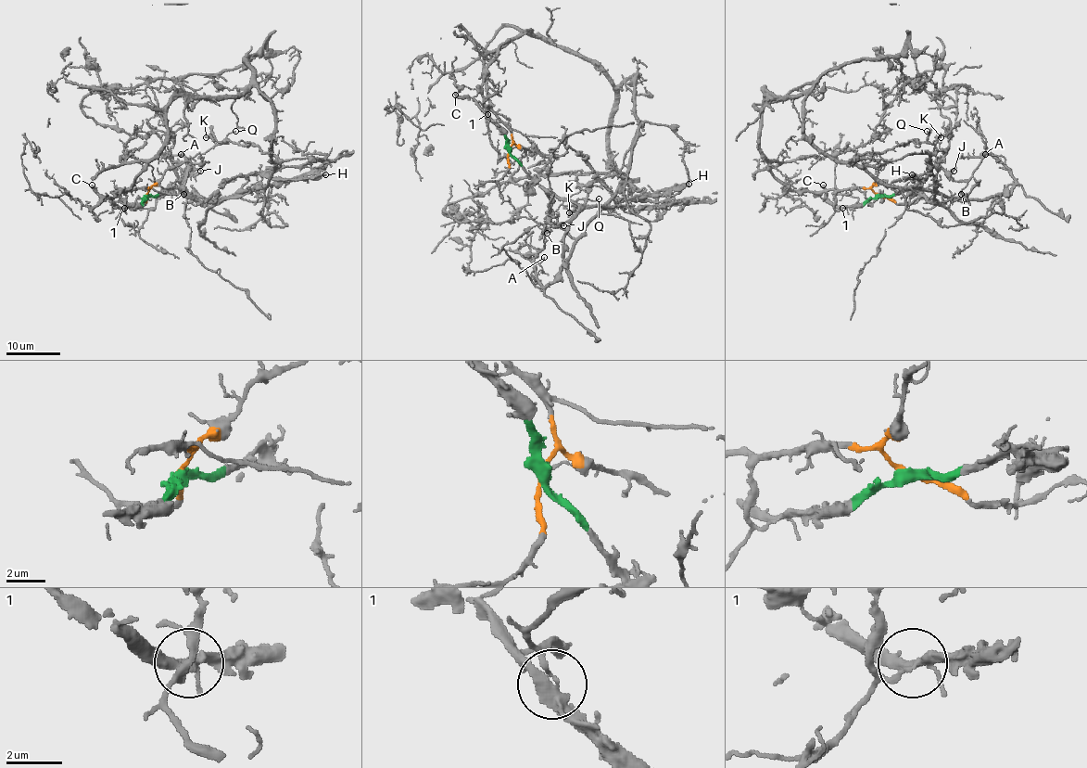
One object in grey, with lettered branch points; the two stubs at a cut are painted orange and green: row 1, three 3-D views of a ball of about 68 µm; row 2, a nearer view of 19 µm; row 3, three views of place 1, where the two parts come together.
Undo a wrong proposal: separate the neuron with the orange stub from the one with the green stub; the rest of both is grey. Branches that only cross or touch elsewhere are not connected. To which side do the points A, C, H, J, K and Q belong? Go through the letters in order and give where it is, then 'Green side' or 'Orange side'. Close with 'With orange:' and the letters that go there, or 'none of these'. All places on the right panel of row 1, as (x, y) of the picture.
A: Place: (985, 154). Orange side
C: Place: (823, 185). Green side
H: Place: (912, 174). Green side
J: Place: (954, 171). Green side
K: Place: (941, 137). Orange side
Q: Place: (927, 131). Orange side
With orange: A, K, Q

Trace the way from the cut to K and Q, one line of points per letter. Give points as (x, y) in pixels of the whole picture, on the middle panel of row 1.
K: (509, 150), (482, 78), (521, 32), (618, 85), (638, 75), (624, 165), (569, 213)
Q: (509, 150), (482, 78), (521, 32), (618, 85), (638, 75), (639, 127), (624, 165), (590, 185), (599, 198)

